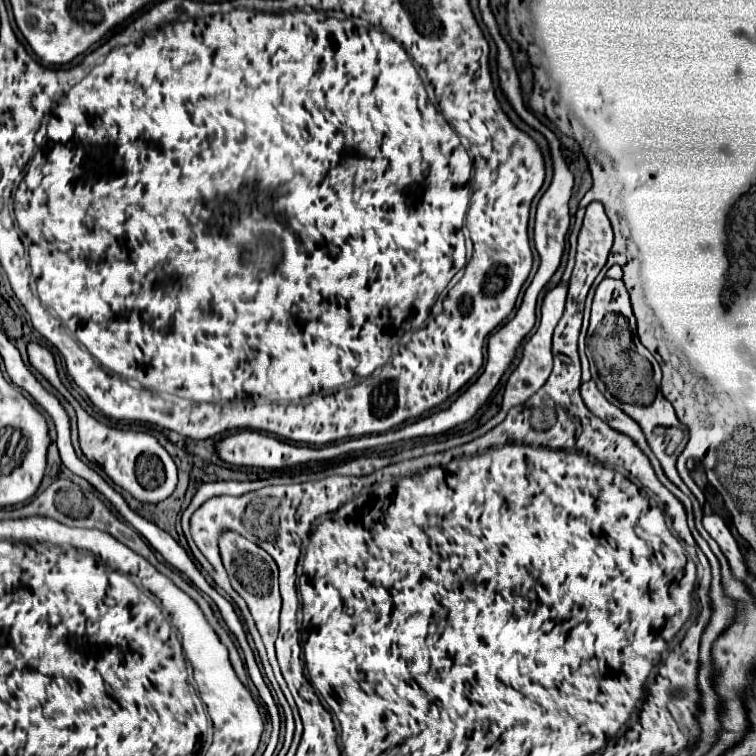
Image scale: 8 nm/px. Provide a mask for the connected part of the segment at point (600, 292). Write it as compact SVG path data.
M606 277L600 281L592 301L592 313L620 313L624 317L634 317L630 295L622 279Z

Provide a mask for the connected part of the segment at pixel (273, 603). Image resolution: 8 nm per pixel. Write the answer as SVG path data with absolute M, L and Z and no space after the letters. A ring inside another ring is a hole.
M222 531L218 545L220 545L218 549L220 549L222 563L232 581L232 587L246 601L246 605L256 621L256 627L260 631L260 637L266 645L270 665L274 669L278 669L276 653L274 653L274 641L278 635L278 615L280 615L280 607L282 607L282 599L280 599L280 591L278 591L278 567L276 567L274 559L262 547L244 539L236 531Z

